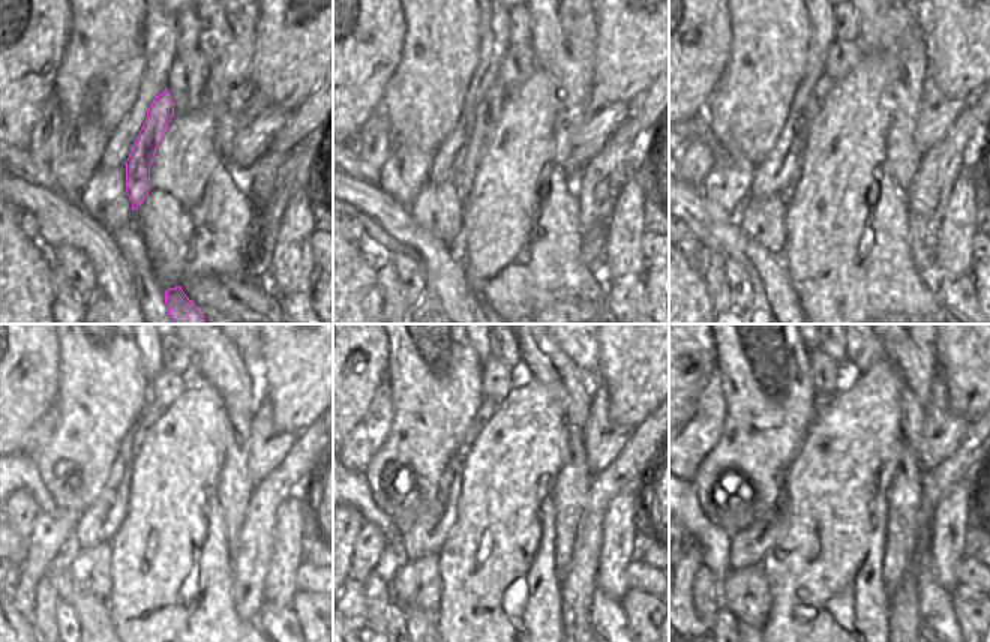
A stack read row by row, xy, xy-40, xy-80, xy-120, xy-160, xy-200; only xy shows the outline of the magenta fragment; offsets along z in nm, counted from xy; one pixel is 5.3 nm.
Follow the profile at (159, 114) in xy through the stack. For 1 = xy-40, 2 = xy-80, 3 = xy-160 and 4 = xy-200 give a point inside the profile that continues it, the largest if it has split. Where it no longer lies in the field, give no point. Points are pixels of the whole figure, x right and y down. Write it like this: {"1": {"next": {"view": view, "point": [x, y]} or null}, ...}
{"1": {"next": {"view": "xy-40", "point": [489, 110]}}, "2": {"next": {"view": "xy-80", "point": [825, 84]}}, "3": {"next": {"view": "xy-160", "point": [488, 405]}}, "4": {"next": {"view": "xy-200", "point": [821, 402]}}}

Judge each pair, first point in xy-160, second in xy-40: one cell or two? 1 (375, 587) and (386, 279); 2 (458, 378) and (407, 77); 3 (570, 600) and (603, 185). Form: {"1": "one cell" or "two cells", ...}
{"1": "one cell", "2": "one cell", "3": "one cell"}

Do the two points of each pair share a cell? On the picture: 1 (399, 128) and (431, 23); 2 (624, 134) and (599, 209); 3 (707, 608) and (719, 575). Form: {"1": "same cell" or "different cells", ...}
{"1": "same cell", "2": "same cell", "3": "different cells"}

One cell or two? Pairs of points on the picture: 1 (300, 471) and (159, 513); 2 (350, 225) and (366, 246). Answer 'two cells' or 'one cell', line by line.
1: two cells
2: one cell

